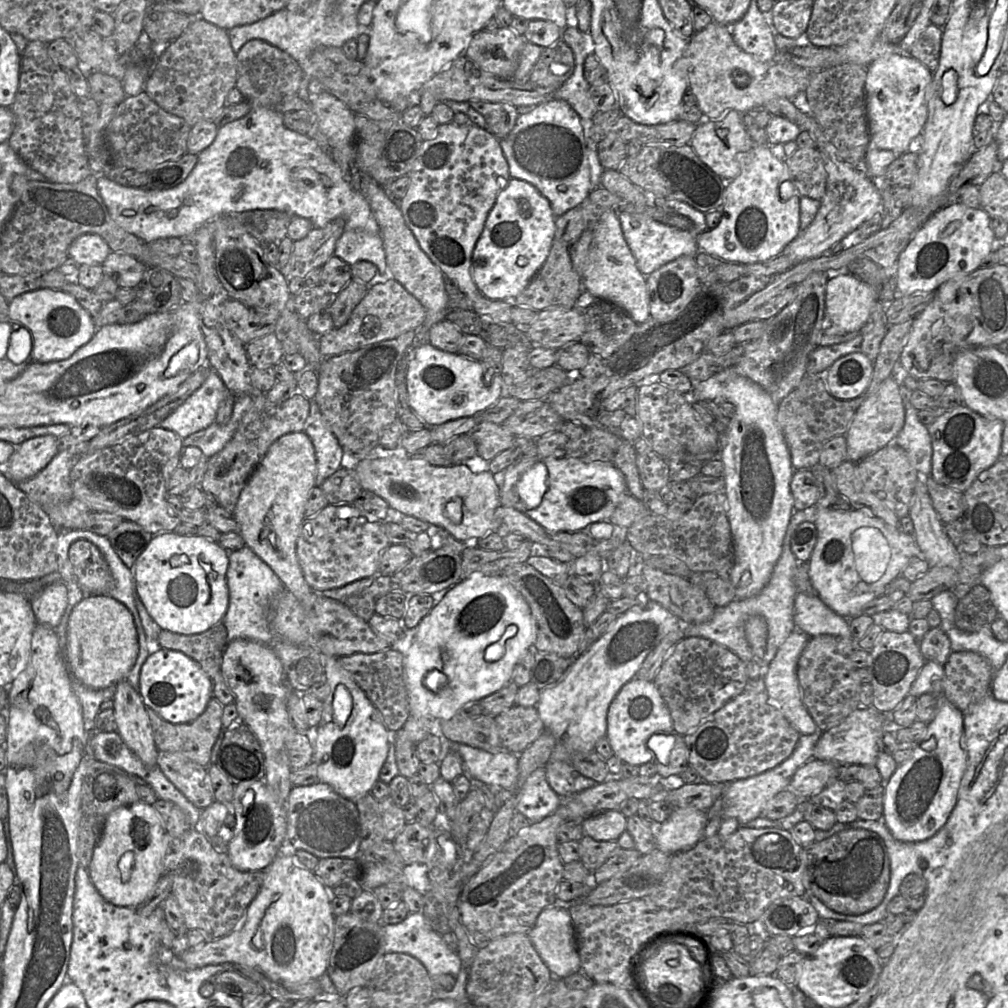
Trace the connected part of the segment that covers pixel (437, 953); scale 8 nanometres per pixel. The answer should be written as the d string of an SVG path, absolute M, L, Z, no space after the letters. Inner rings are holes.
M423 911L409 913L400 923L383 925L382 930L385 953L400 952L415 957L424 965L432 981L440 974L451 974L456 978L451 990L437 989L433 984L433 999L450 999L458 1003L467 1002L467 968L463 966L458 953L447 946L442 935L433 930Z

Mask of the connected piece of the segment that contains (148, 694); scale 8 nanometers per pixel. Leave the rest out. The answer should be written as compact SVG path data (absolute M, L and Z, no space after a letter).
M160 648L144 662L139 679L138 692L146 708L154 710L162 719L173 723L188 723L202 714L213 697L213 684L201 666L192 658L176 650Z

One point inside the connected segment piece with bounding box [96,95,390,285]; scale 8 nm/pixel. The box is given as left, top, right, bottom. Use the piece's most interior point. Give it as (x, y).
(255, 163)

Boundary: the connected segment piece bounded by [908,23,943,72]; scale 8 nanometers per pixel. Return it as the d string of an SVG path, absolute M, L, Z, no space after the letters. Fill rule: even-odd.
M930 23L909 49L910 56L934 72L940 60L943 28Z

